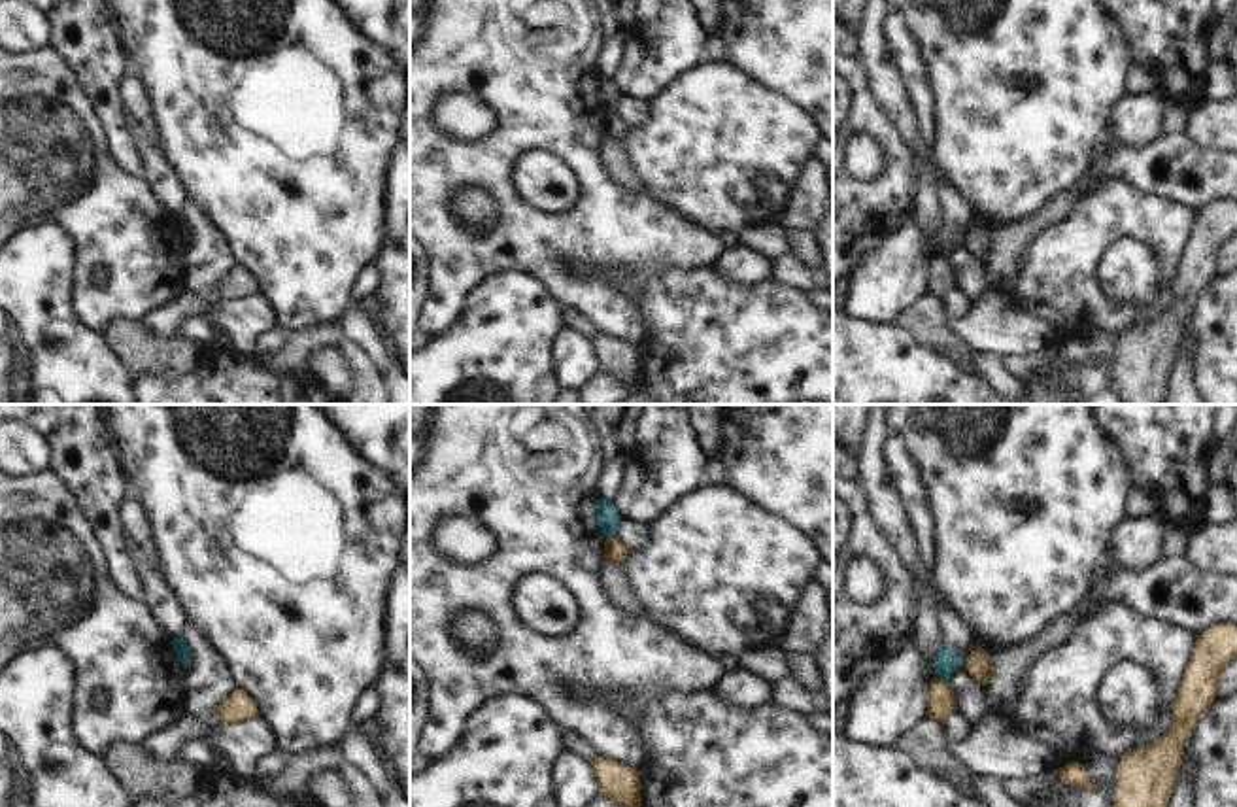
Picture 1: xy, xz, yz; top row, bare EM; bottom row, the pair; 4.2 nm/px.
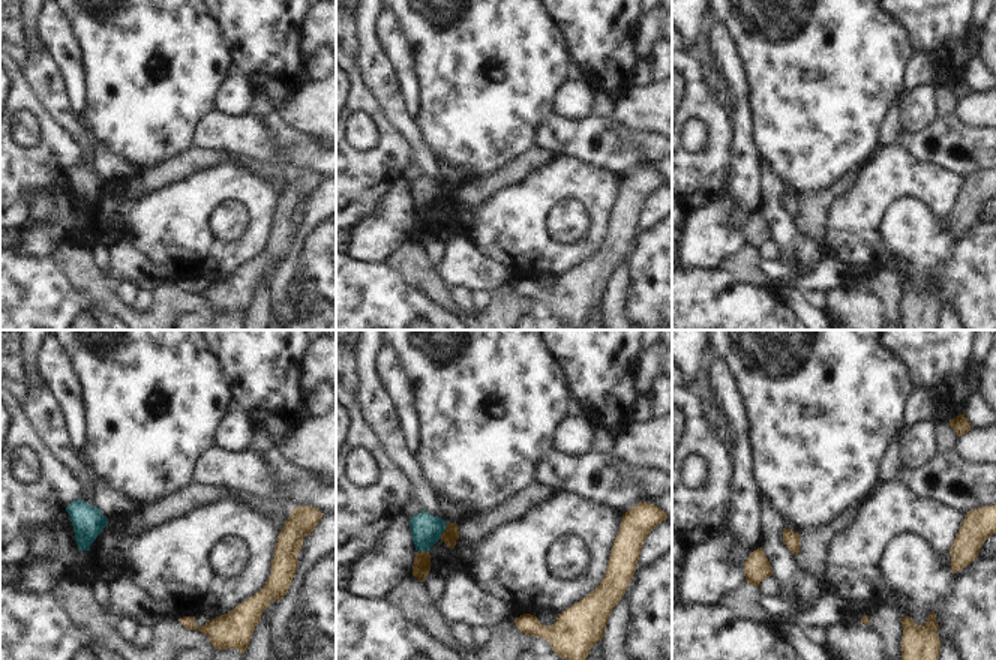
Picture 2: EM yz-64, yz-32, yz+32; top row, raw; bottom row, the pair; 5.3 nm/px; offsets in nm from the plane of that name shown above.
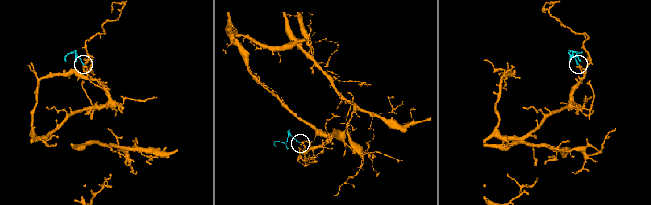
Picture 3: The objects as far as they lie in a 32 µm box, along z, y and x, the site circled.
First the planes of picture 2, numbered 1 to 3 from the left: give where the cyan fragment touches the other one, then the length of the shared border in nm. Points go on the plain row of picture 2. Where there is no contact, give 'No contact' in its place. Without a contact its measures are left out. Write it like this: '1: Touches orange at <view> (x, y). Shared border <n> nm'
1: No contact
2: Touches orange at yz-32 (422, 216). Shared border 60 nm
3: No contact.

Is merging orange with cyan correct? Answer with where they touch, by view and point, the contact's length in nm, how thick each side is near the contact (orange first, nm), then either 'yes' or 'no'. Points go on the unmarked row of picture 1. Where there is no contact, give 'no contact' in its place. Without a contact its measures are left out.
meets orange in yz at (941, 256); contact 60 nm long; 130 nm thick on the orange side, 90 nm on the other; no

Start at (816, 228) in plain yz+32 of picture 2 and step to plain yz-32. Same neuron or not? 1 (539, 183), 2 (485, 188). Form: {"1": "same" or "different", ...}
{"1": "different", "2": "same"}

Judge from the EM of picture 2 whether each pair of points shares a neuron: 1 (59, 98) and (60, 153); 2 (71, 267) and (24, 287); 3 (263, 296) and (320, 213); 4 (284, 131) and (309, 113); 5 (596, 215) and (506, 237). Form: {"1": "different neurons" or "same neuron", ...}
{"1": "different neurons", "2": "different neurons", "3": "different neurons", "4": "different neurons", "5": "same neuron"}

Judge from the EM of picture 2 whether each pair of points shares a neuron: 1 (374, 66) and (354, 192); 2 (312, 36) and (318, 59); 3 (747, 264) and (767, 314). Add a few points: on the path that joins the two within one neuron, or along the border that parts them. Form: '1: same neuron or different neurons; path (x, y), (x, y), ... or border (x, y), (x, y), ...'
1: different neurons; border (356, 59), (362, 81), (390, 120)
2: different neurons; border (320, 45), (305, 57)
3: different neurons; border (723, 269), (740, 282), (761, 285), (779, 296)

